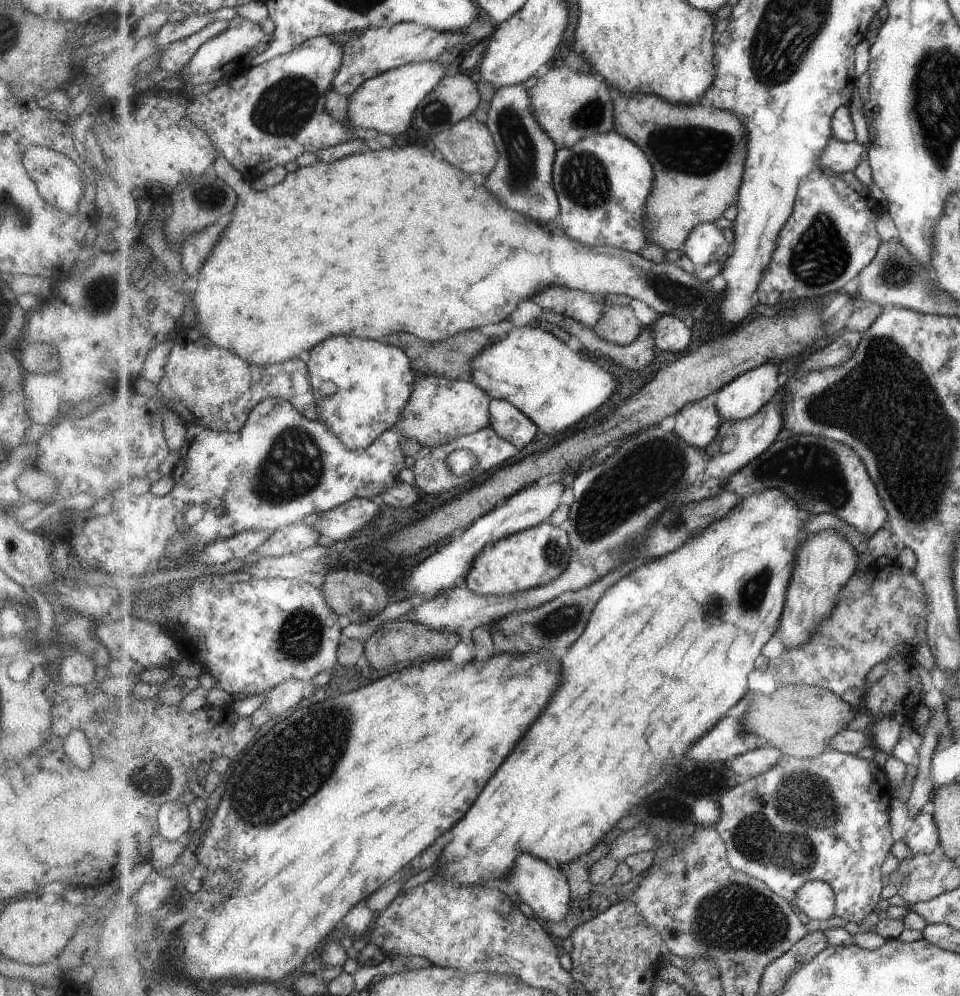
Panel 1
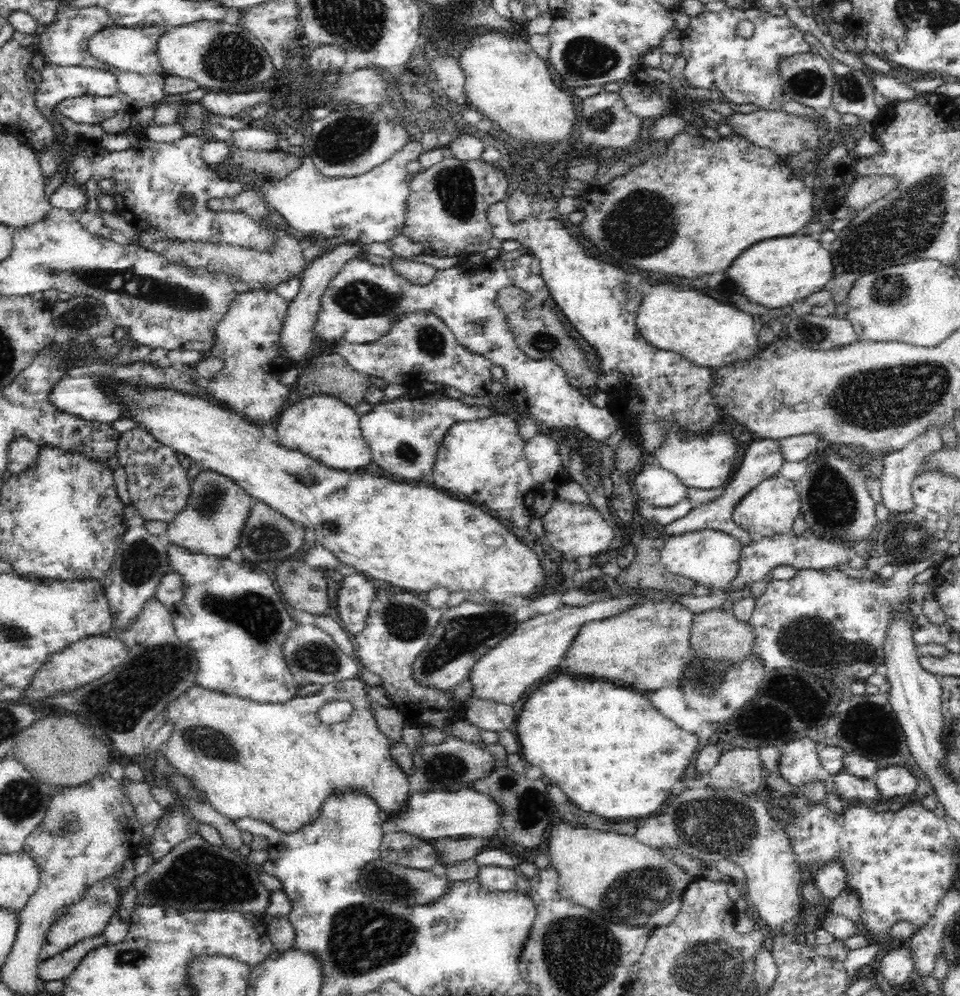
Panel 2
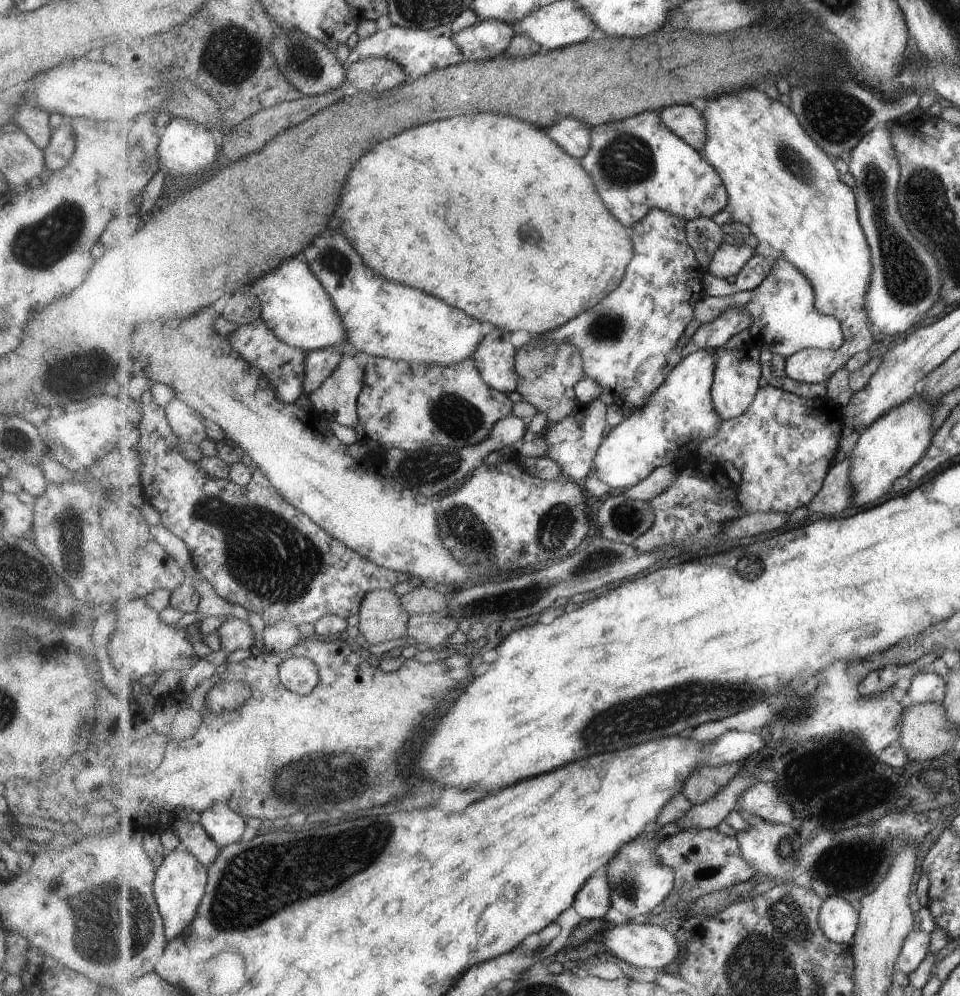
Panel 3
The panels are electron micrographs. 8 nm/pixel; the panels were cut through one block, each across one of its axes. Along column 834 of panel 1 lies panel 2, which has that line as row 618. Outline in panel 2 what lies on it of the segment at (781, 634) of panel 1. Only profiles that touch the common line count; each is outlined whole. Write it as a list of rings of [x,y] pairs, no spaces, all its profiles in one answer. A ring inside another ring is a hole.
[[[627,586],[615,595],[607,596],[602,600],[594,600],[586,606],[570,606],[558,603],[549,610],[548,614],[538,614],[534,618],[520,622],[514,632],[503,638],[492,650],[489,650],[476,662],[470,672],[472,695],[494,699],[496,701],[513,704],[520,700],[536,682],[554,674],[565,659],[568,648],[578,632],[585,624],[615,618],[620,614],[630,613],[636,606],[644,602],[652,602],[650,587]]]

